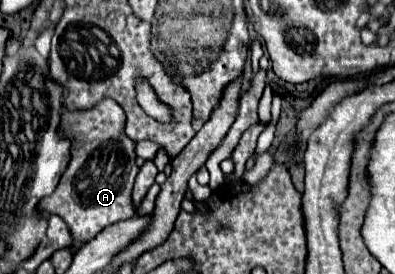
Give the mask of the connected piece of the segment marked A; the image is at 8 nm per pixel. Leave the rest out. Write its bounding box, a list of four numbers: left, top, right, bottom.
[38,99,138,245]

